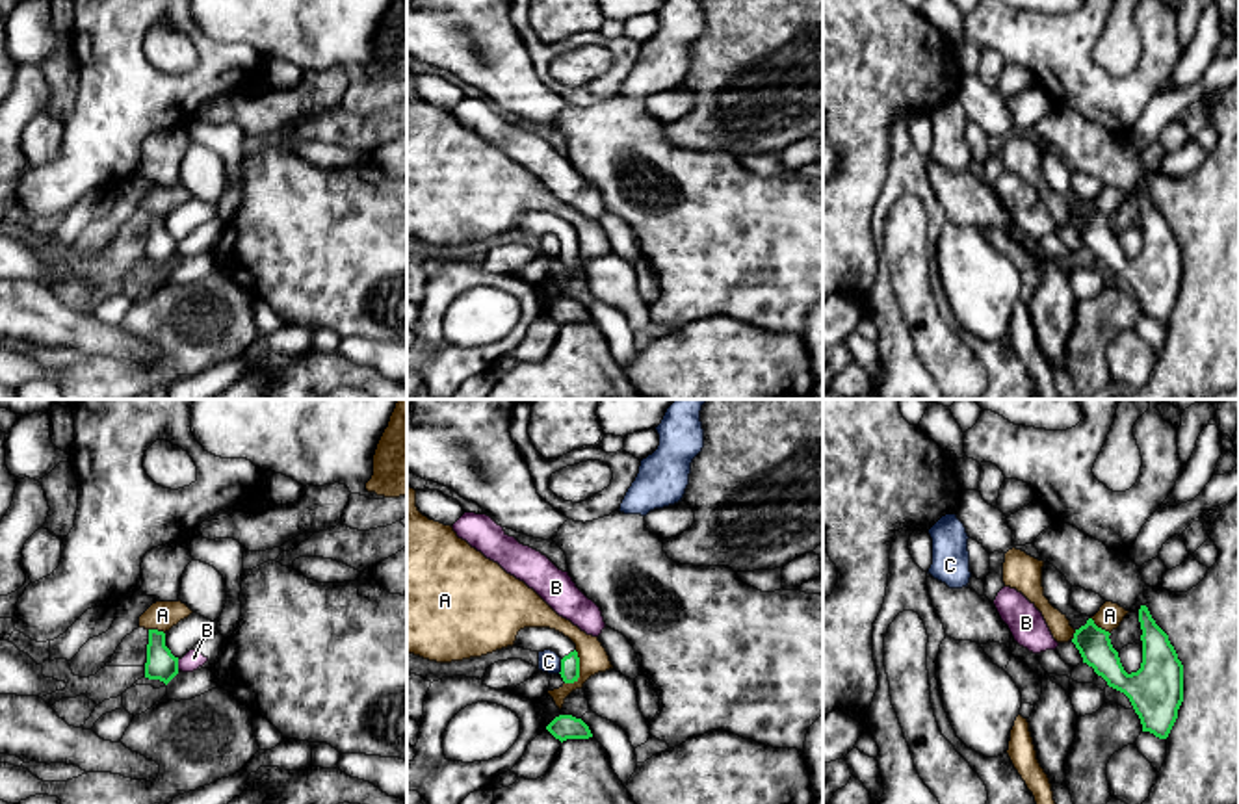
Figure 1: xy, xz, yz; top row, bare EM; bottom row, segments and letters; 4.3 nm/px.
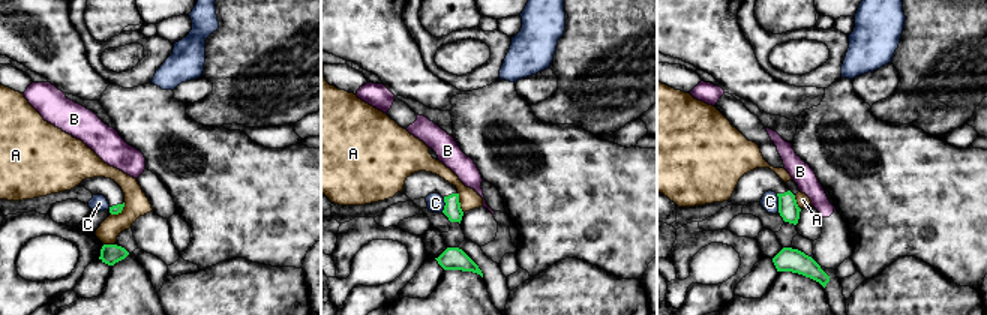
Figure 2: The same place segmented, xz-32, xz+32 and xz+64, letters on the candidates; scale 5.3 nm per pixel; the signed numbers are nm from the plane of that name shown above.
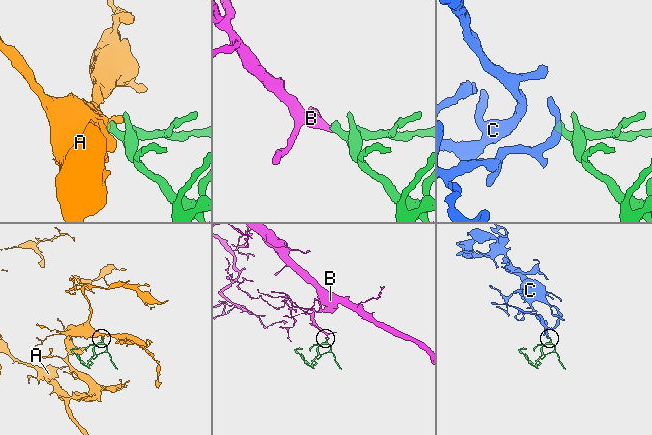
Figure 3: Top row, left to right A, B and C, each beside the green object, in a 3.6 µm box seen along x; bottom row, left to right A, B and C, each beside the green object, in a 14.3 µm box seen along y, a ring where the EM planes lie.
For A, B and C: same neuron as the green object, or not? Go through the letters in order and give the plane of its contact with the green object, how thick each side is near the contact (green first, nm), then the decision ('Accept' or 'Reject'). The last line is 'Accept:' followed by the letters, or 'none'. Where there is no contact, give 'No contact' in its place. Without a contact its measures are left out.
A: Touches green in xz. Thickness 80 nm (green) against 130 nm. Reject
B: Touches green in xy. Thickness 130 nm (green) against 80 nm. Reject
C: Touches green in xz. Thickness 80 nm (green) against 100 nm. Reject
Accept: none

